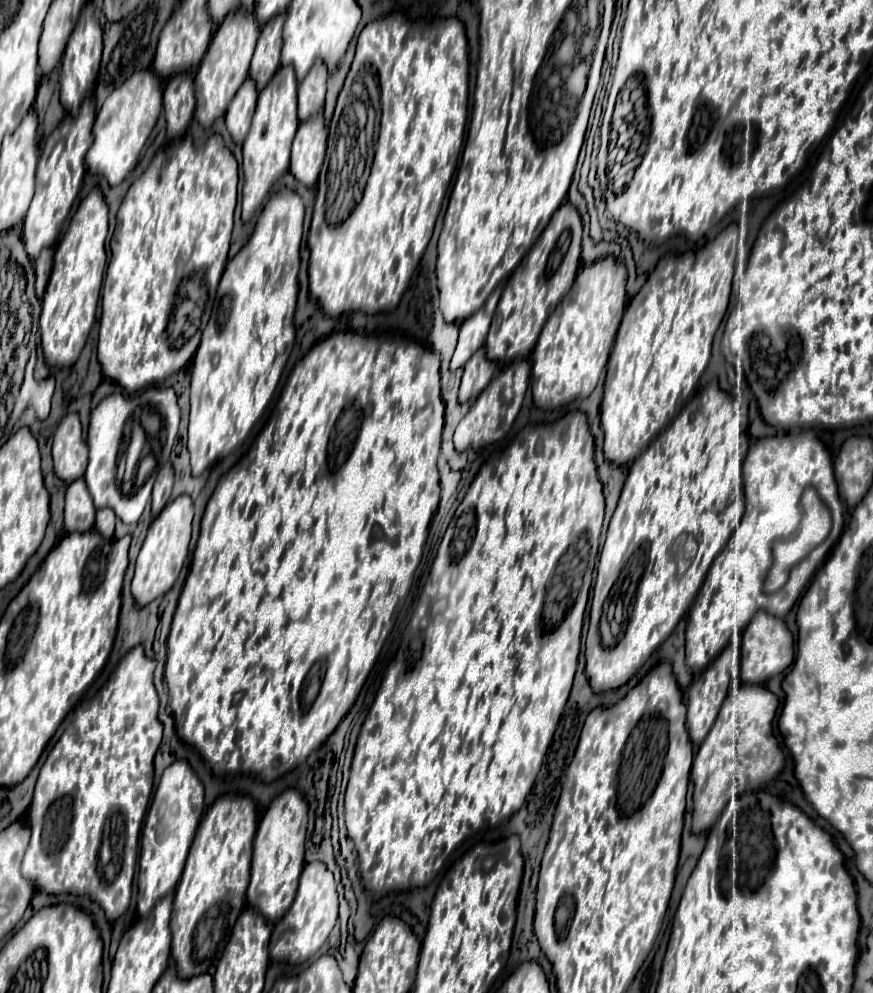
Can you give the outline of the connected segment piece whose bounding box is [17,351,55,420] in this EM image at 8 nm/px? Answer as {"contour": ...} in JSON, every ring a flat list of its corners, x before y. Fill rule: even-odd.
{"contour":[[33,351,25,365,25,377,23,383,17,391,19,397,25,399,25,410,29,405,35,408,37,417,45,420,51,410,52,396,55,390,55,379,51,374,43,381,37,381,34,377,35,363,37,362,37,354]]}

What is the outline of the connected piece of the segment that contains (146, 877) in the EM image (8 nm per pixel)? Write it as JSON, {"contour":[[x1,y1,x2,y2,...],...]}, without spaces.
{"contour":[[177,759,169,767,165,767,159,785,153,793,151,805,147,809,141,833,139,875,137,875,137,911,141,917,145,917,161,897,173,893,181,877,195,829,203,817,203,807,205,807,203,783,191,769,191,765,185,759]]}

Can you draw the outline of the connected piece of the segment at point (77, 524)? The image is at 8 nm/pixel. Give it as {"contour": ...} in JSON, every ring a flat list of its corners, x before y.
{"contour":[[79,477,67,485,65,493,65,529,89,531,95,523,95,505,85,487,85,481]]}

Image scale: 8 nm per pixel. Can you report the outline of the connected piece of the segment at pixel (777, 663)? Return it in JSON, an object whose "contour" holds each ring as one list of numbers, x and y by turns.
{"contour":[[755,613,751,625,741,635,741,681,763,683,775,673,783,673,793,663,793,637,787,625,767,613]]}

